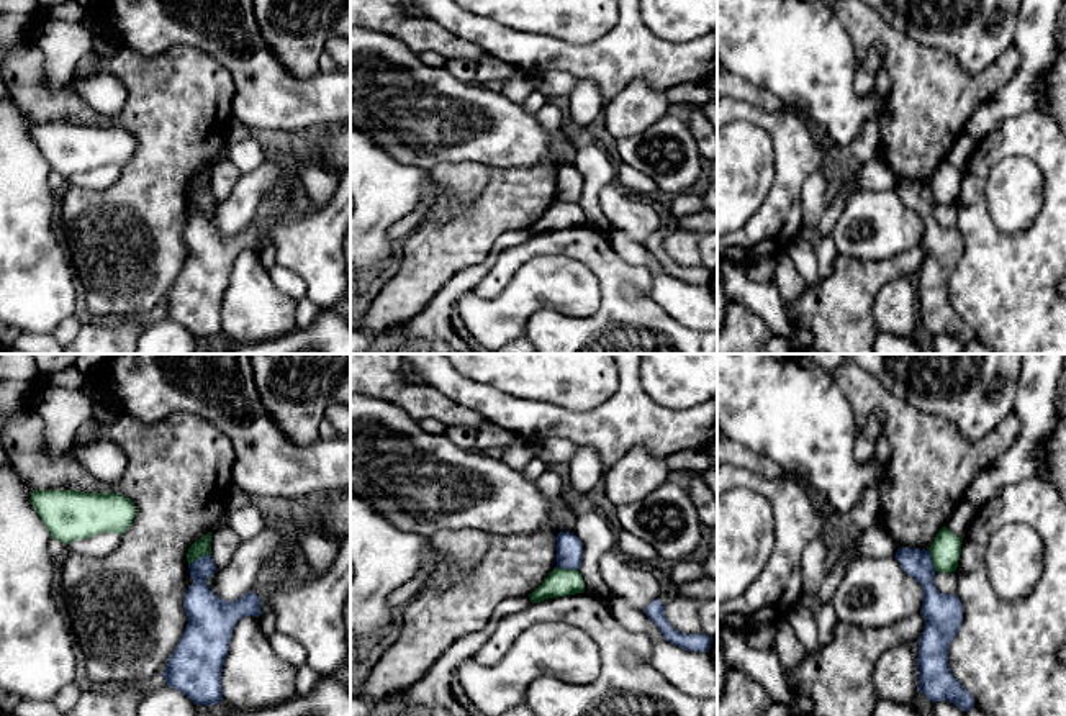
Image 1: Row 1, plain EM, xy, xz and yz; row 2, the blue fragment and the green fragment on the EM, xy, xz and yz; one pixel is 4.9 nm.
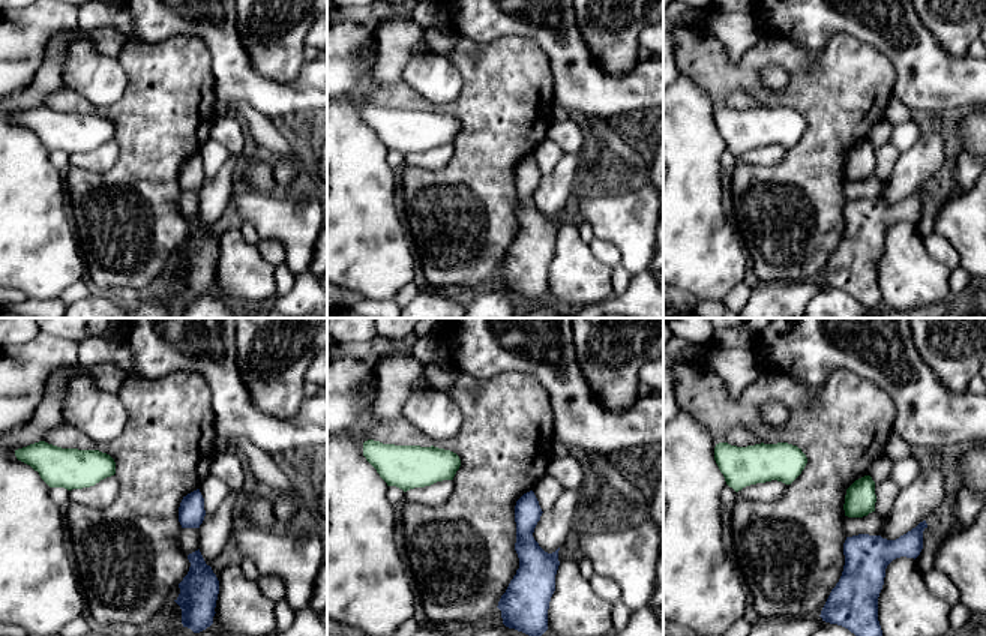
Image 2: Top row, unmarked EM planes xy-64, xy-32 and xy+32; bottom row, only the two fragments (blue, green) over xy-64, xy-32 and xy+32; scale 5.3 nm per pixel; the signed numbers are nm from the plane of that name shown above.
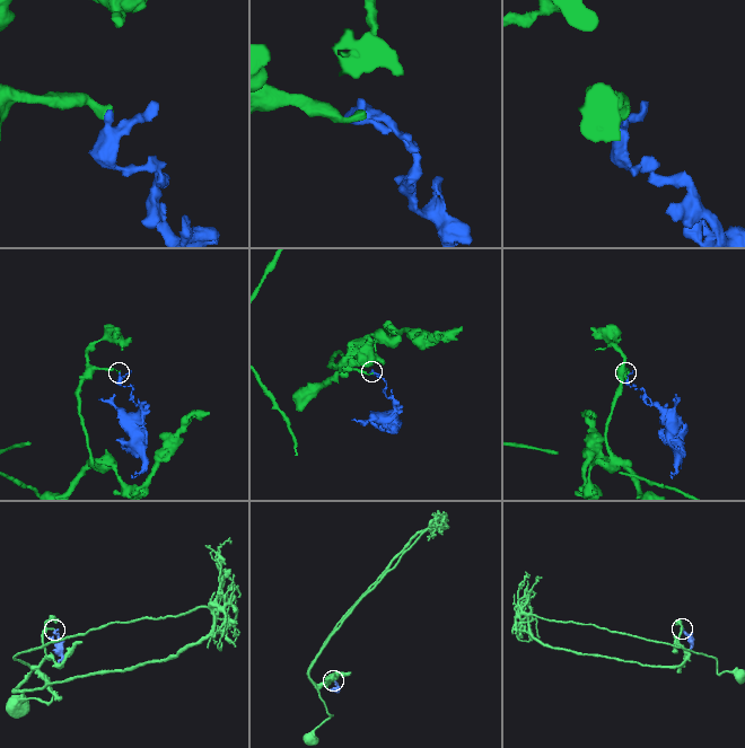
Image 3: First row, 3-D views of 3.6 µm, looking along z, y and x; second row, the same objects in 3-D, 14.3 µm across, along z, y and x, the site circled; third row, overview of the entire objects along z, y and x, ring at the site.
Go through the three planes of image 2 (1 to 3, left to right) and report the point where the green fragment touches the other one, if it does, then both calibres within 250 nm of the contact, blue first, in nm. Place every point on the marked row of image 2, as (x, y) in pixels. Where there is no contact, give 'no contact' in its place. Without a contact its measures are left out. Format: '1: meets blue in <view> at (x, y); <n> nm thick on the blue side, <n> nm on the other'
1: no contact
2: no contact
3: no contact

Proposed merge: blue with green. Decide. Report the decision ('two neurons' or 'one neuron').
two neurons

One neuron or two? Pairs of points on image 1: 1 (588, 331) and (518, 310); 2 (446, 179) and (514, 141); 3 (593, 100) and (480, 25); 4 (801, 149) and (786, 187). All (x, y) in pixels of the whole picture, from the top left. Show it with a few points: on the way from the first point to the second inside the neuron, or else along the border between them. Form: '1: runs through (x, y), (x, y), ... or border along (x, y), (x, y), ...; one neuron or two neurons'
1: border along (569, 317), (551, 308), (536, 308), (523, 335); two neurons
2: border along (438, 163), (485, 163), (493, 167); two neurons
3: border along (578, 79), (590, 79), (606, 100); two neurons
4: runs through (794, 159), (790, 177); one neuron

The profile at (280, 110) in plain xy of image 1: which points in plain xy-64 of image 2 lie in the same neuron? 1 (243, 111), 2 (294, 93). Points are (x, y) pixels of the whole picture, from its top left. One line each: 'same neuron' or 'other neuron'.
1: other neuron
2: same neuron

